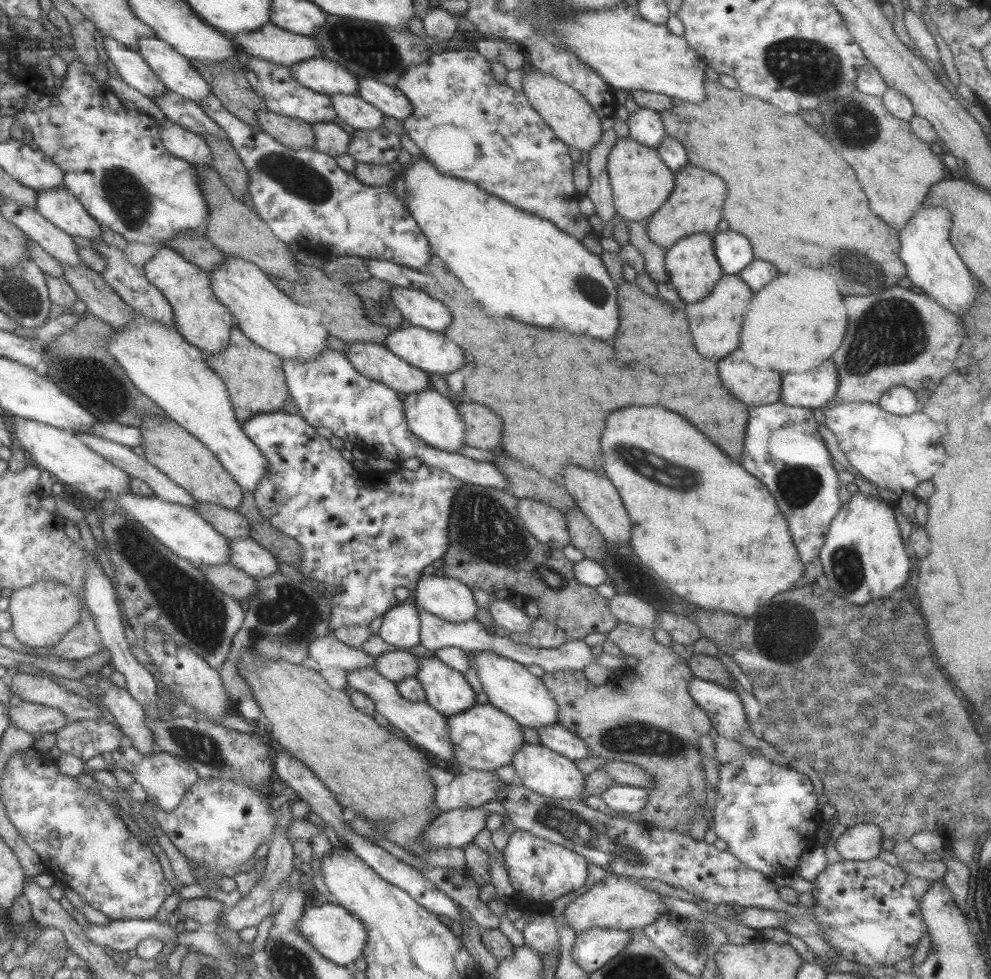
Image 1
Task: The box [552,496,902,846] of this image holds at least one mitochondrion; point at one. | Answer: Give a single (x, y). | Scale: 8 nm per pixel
(635, 738)

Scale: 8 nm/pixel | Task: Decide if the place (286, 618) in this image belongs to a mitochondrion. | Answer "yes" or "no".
yes

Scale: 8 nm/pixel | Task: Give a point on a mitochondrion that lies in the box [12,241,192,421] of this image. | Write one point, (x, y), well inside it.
(81, 371)

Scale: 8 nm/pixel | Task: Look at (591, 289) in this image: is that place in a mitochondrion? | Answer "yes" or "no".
yes

